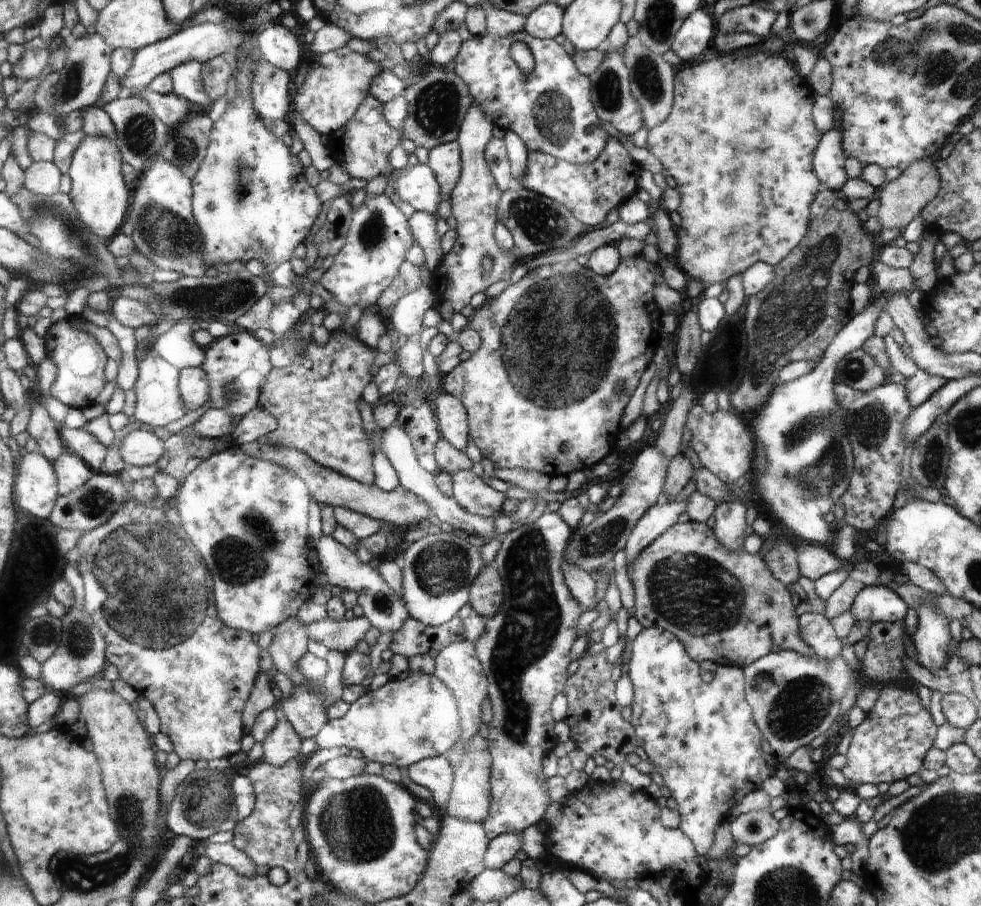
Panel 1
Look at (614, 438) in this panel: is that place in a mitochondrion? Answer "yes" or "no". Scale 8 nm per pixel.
no

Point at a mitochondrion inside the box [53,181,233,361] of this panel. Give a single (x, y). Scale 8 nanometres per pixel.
(168, 236)

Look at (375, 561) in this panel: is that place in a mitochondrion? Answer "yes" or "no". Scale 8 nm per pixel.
no

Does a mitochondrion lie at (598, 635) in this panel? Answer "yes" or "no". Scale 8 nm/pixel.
no

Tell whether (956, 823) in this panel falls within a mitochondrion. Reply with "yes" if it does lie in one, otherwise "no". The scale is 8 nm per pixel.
yes

